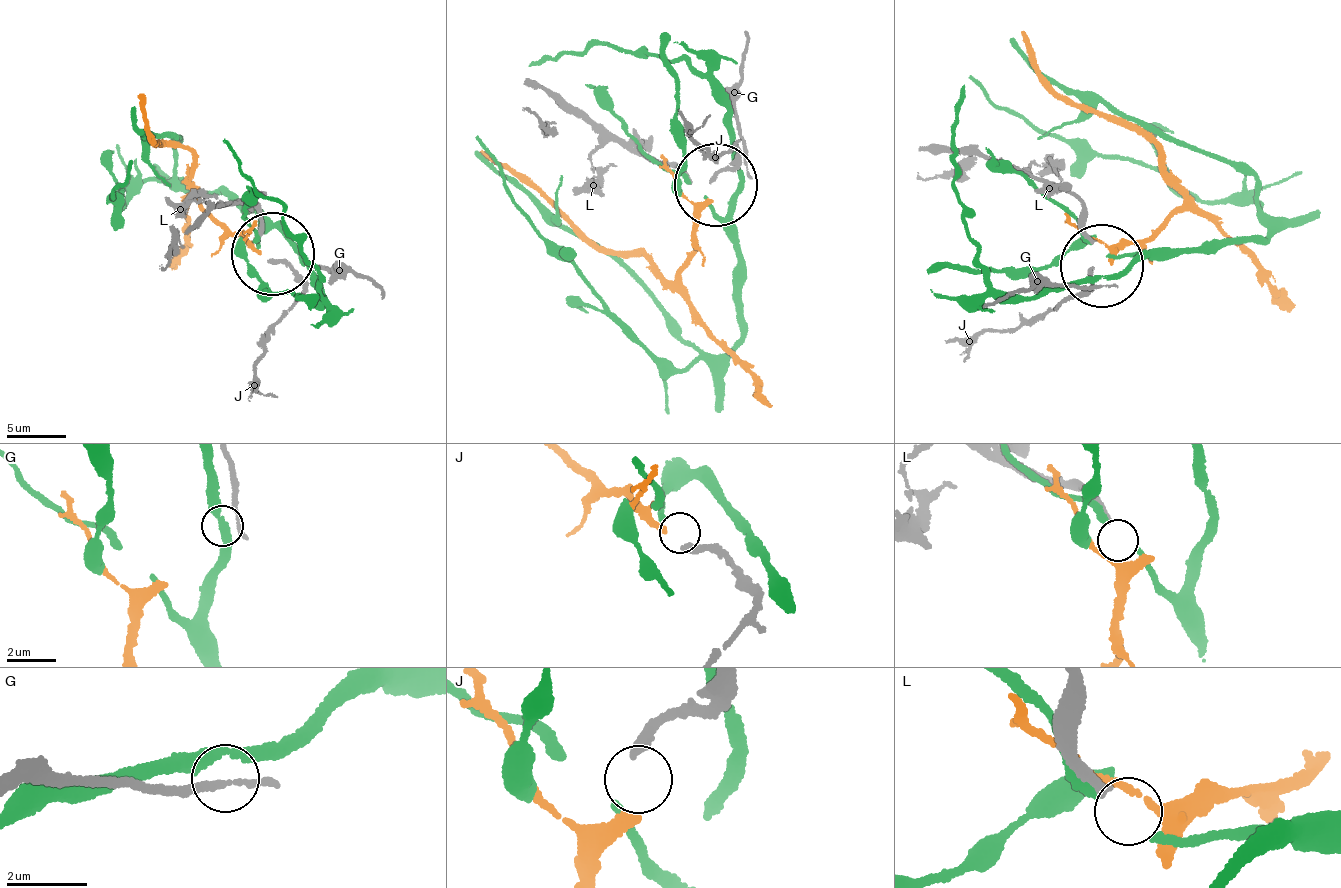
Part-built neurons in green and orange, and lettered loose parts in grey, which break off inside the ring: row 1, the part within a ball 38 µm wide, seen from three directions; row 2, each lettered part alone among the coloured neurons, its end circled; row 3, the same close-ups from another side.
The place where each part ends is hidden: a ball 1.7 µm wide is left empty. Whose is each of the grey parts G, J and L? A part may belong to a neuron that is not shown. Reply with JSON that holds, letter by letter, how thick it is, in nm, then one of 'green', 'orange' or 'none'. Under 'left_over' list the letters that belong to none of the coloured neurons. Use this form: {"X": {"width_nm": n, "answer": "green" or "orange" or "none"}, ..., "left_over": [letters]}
{"G": {"width_nm": 200, "answer": "none"}, "J": {"width_nm": 240, "answer": "orange"}, "L": {"width_nm": 280, "answer": "none"}, "left_over": ["G", "L"]}

